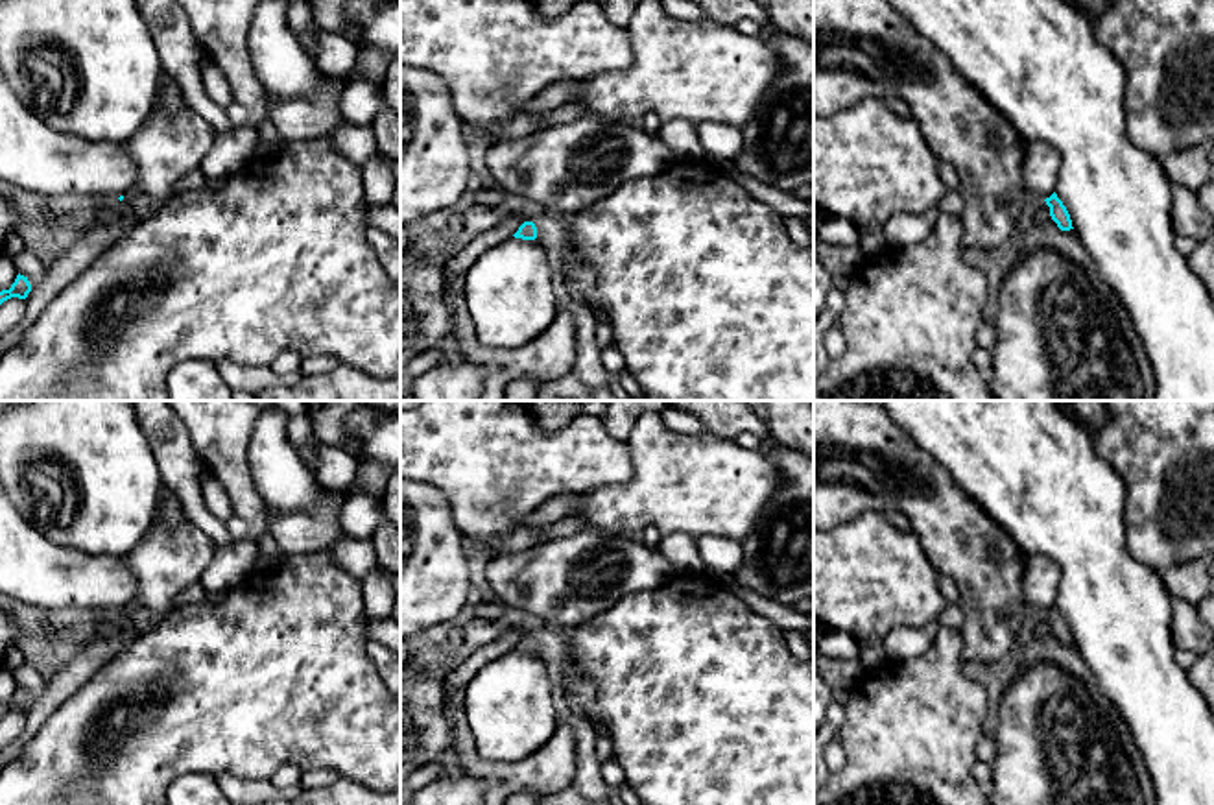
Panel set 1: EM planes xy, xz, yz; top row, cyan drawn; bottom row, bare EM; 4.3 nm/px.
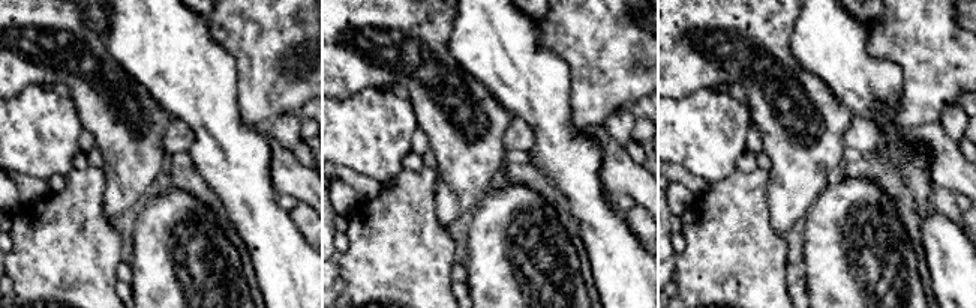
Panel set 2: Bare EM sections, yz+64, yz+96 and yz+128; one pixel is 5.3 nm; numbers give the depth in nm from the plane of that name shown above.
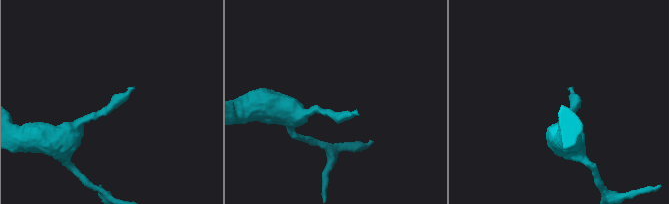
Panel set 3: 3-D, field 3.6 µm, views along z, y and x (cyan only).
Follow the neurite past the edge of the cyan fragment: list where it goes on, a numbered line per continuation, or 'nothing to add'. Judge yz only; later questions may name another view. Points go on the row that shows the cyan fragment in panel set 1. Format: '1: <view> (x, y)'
nothing to add

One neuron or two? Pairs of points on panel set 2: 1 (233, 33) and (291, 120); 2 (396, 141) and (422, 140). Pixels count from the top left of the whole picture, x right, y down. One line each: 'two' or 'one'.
1: two
2: two

